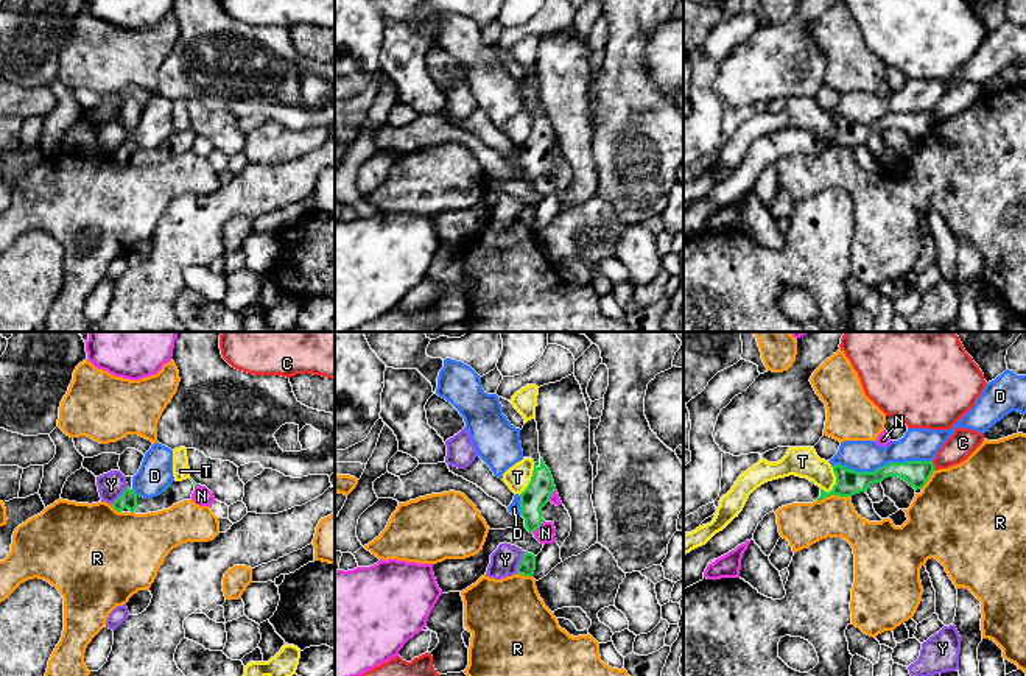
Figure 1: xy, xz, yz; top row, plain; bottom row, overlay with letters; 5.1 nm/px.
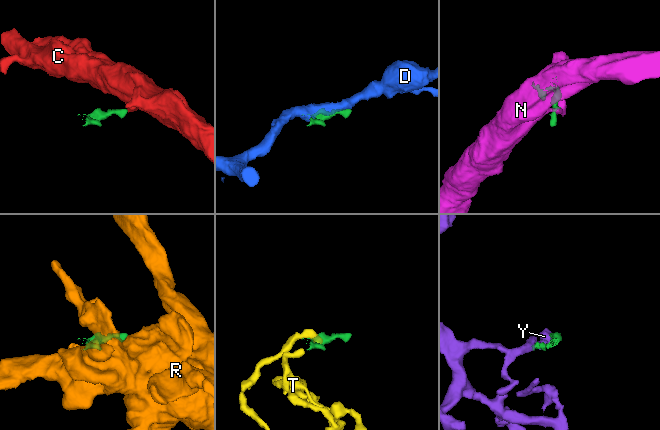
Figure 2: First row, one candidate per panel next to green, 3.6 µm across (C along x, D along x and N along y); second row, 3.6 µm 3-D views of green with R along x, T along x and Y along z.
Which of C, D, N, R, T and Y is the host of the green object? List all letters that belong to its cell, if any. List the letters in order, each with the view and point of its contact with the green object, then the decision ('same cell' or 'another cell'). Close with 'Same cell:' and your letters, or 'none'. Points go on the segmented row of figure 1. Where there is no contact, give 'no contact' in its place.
C: yz (933, 466) | another cell
D: yz (881, 466) | another cell
N: xz (539, 525) | another cell
R: yz (832, 494) | another cell
T: xz (531, 477) | another cell
Y: xz (520, 563) | another cell
Same cell: none

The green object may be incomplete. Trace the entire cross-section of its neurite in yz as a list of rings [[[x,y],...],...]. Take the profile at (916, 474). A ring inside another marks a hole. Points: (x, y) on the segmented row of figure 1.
[[[933,461],[889,463],[873,472],[856,472],[841,464],[831,467],[836,475],[836,484],[830,492],[796,475],[772,480],[757,488],[749,495],[743,511],[722,531],[716,533],[705,545],[683,556],[683,589],[704,579],[704,572],[710,561],[754,539],[754,533],[763,517],[782,506],[820,502],[830,495],[852,497],[867,492],[873,483],[881,483],[887,477],[898,477],[917,491],[926,484],[934,472]]]

